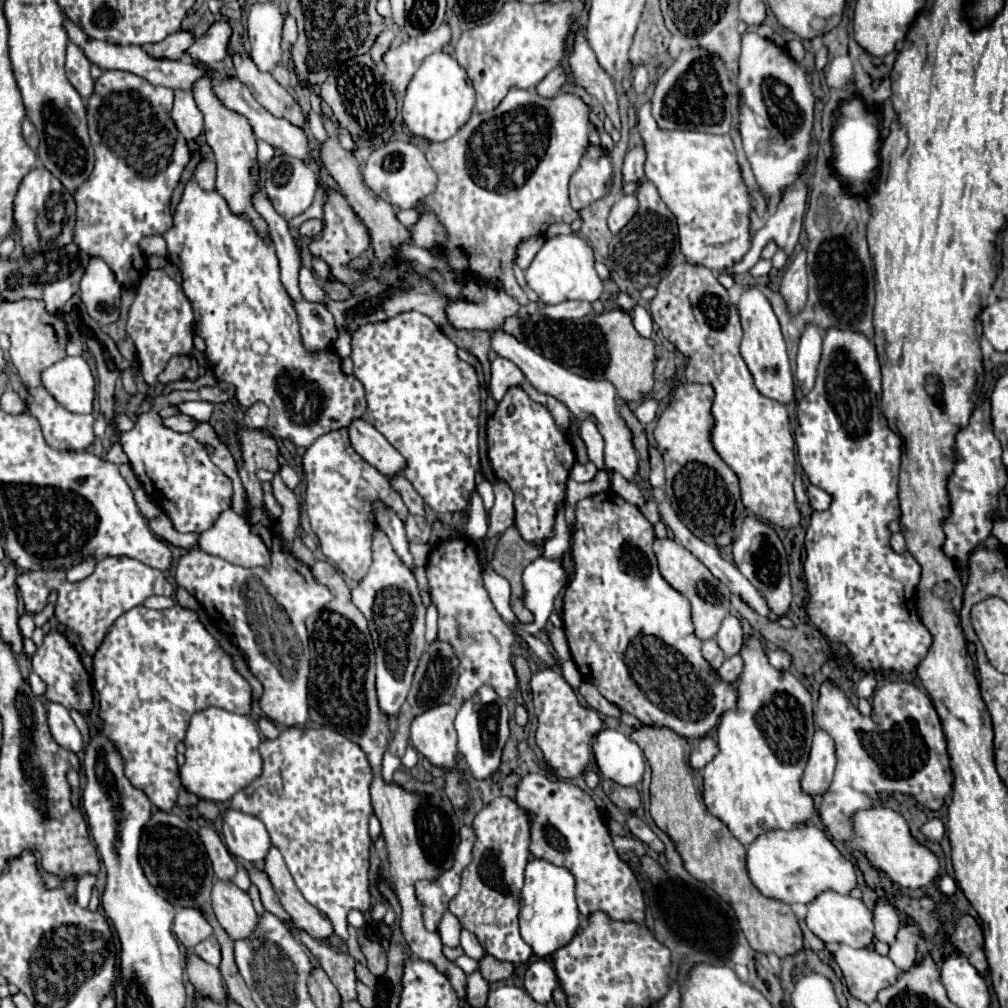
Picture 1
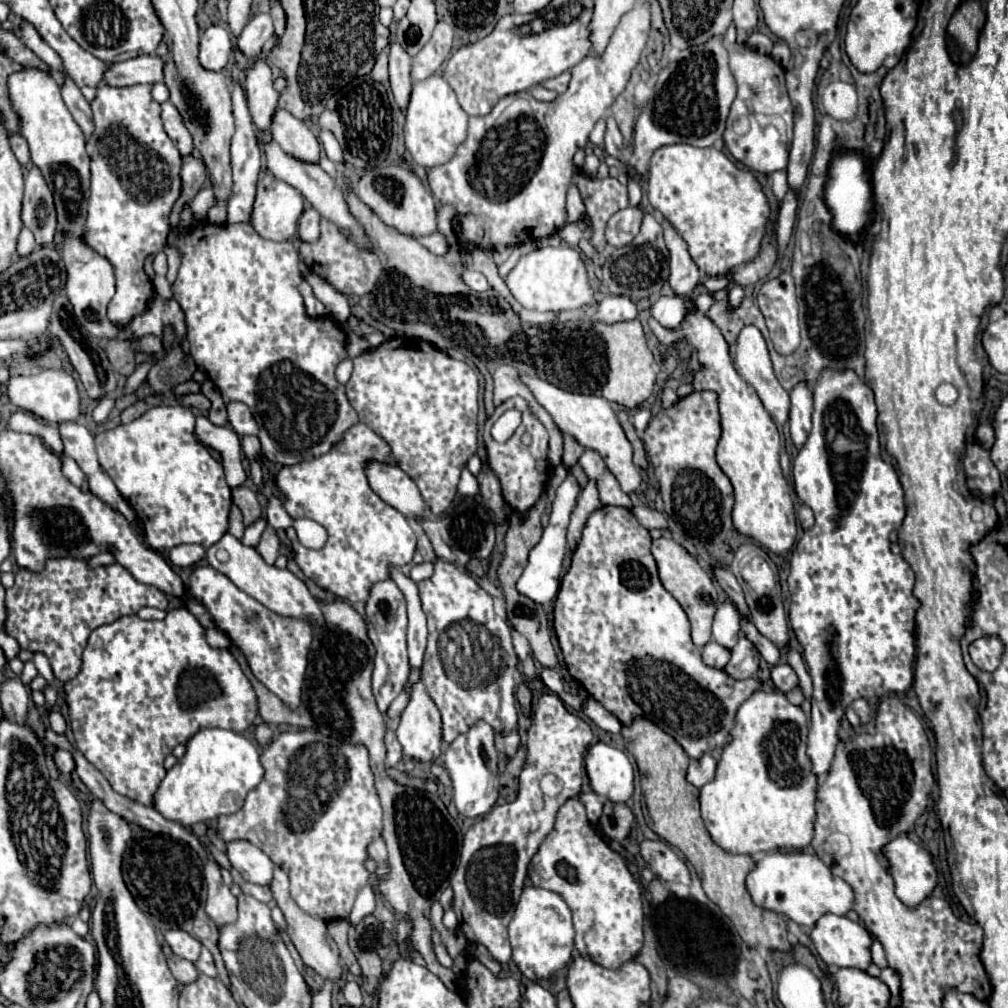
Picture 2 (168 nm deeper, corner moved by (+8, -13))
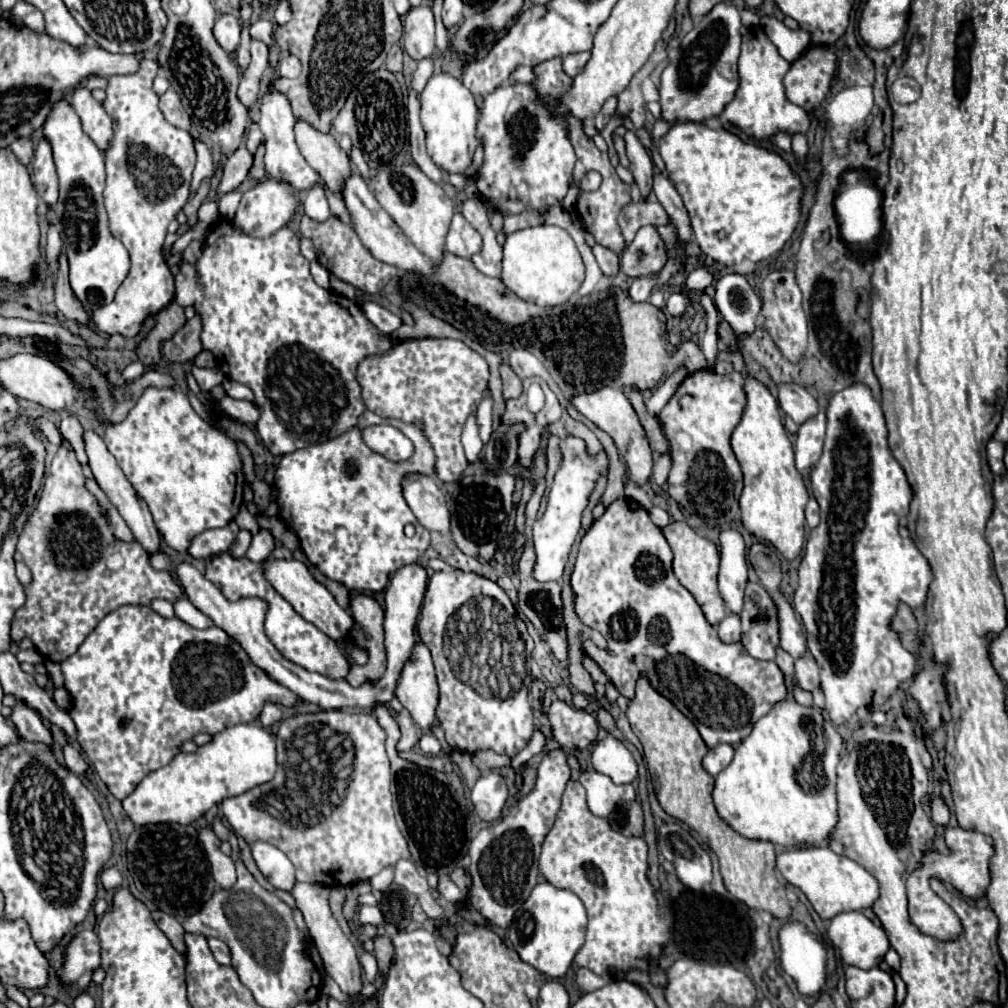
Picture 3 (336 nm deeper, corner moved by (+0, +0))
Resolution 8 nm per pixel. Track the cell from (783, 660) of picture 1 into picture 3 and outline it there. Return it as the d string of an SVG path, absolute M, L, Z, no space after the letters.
M809 650L795 660L795 682L803 690L815 690L819 686L819 666Z

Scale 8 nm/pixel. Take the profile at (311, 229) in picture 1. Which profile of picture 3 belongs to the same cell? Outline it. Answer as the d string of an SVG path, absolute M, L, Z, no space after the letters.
M313 186L307 192L307 196L303 200L303 208L305 208L305 214L317 222L325 222L331 216L329 204L327 204L327 198L325 198L321 186Z

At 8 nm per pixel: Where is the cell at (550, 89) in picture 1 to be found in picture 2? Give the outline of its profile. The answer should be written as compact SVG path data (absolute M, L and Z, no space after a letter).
M565 71L565 73L561 73L561 75L553 77L553 79L547 79L547 81L543 83L543 87L553 89L553 91L557 91L557 93L565 93L565 89L567 89L567 85L569 85L569 79L571 79L571 73Z

